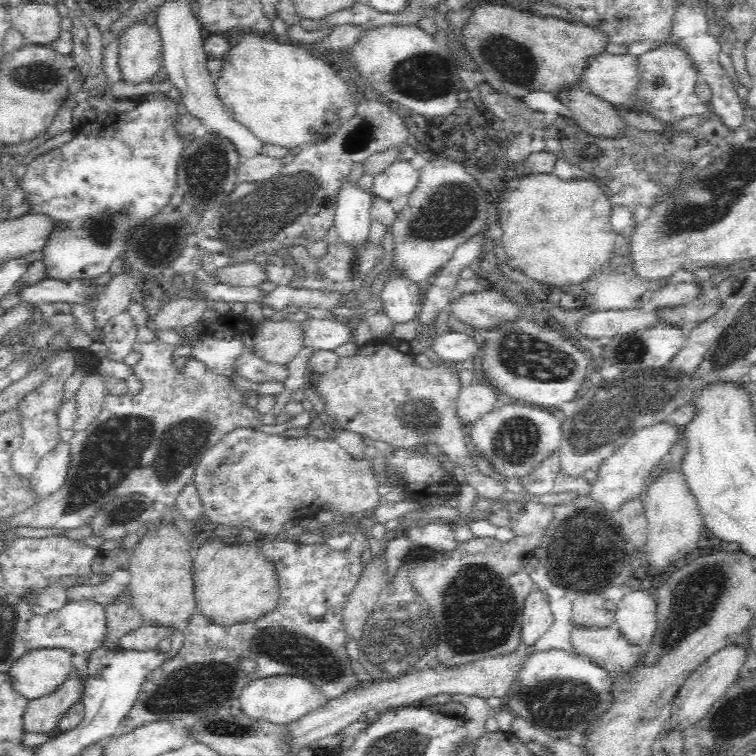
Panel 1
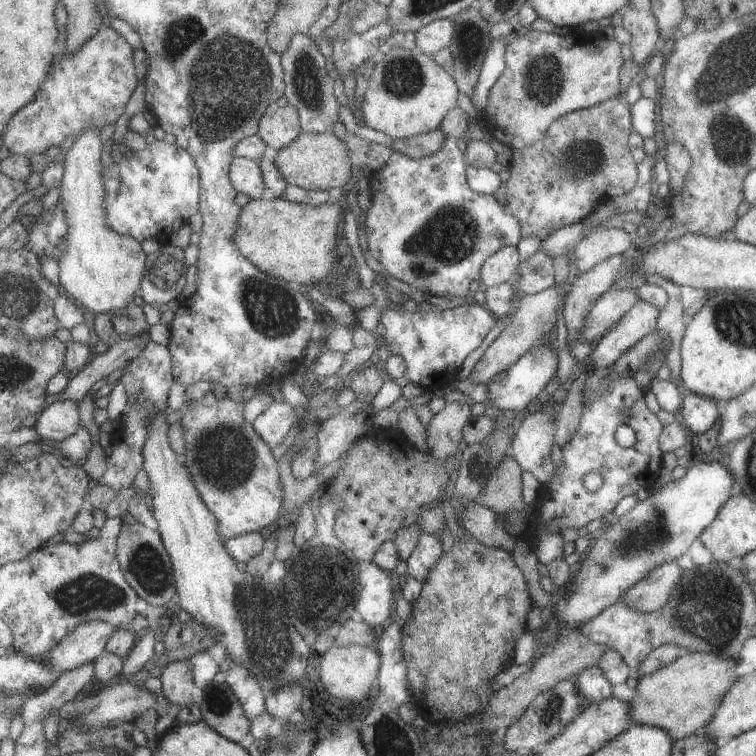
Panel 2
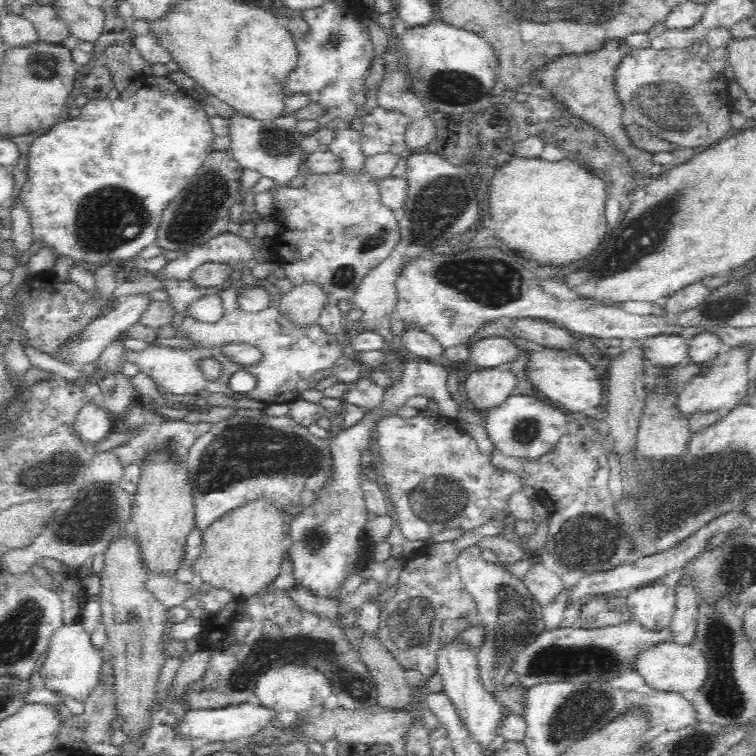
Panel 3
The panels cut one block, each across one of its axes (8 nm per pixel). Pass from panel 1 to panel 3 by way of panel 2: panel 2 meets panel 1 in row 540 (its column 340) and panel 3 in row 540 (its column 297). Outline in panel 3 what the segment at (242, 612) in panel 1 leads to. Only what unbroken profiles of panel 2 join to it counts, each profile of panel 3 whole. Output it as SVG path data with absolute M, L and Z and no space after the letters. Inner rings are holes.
M266 496L252 498L250 502L222 514L202 534L202 554L190 566L200 574L202 584L218 590L228 590L234 598L254 598L266 590L280 574L280 564L286 554L282 544L286 540L284 516L278 514L278 506Z

